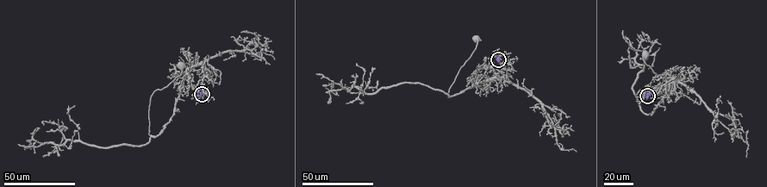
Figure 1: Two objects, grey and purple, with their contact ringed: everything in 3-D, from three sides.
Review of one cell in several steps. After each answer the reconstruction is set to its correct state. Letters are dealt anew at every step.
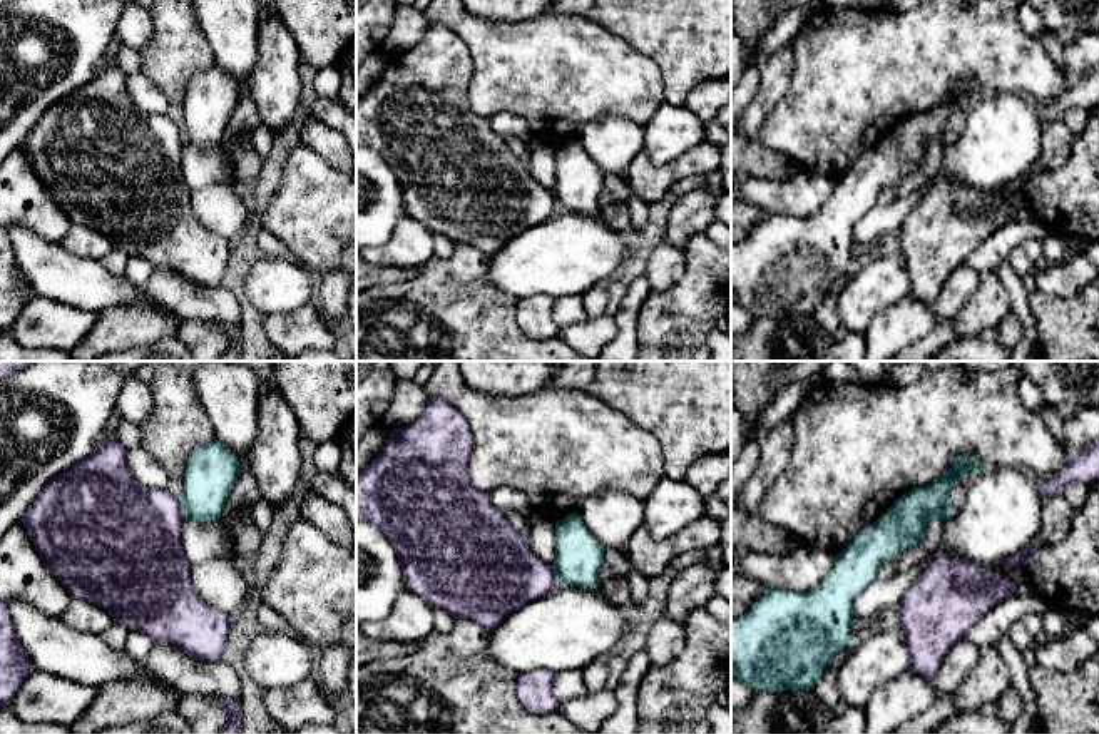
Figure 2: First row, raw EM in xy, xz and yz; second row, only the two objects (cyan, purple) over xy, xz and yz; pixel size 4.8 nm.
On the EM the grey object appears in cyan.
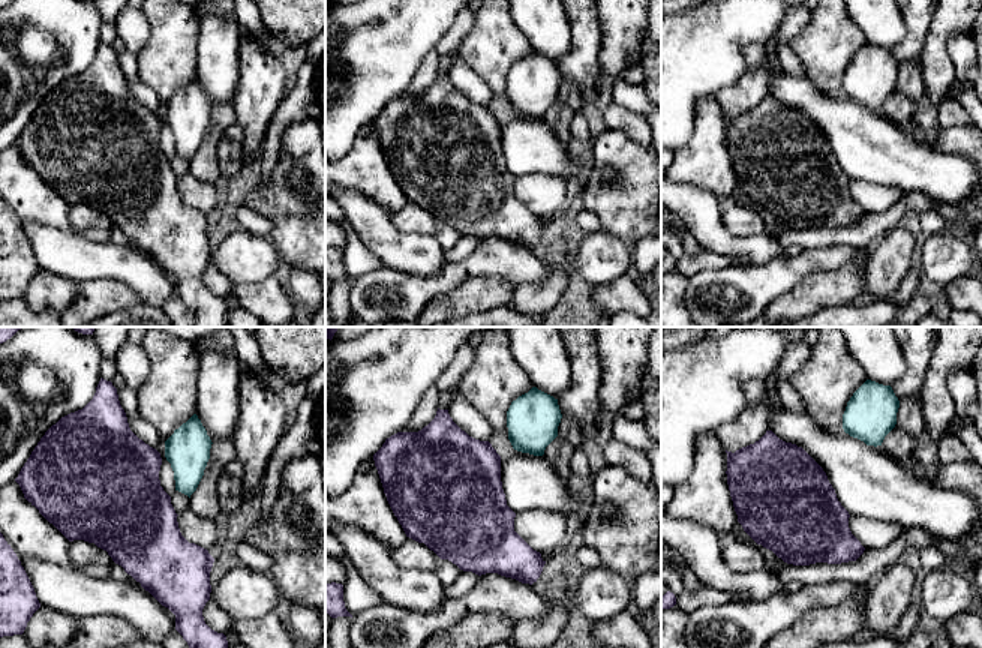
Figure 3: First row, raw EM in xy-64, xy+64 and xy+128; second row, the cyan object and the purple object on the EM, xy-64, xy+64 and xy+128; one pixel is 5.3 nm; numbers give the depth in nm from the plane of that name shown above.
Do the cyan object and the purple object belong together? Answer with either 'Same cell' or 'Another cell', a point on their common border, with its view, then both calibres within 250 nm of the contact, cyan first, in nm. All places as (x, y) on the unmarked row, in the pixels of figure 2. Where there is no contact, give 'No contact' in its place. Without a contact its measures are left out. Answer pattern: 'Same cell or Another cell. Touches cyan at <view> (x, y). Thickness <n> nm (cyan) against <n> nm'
Another cell. Touches cyan at xy (183, 134). Thickness 260 nm (cyan) against 440 nm

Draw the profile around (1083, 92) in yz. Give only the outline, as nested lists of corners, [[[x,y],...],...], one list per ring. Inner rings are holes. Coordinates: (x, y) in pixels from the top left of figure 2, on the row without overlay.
[[[1099,67],[1069,82],[1066,90],[1047,102],[1039,114],[1040,124],[1062,122],[1071,109],[1094,109],[1099,105]]]

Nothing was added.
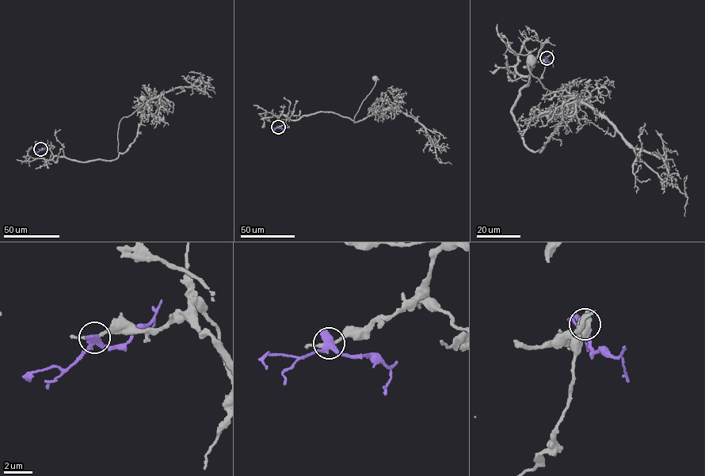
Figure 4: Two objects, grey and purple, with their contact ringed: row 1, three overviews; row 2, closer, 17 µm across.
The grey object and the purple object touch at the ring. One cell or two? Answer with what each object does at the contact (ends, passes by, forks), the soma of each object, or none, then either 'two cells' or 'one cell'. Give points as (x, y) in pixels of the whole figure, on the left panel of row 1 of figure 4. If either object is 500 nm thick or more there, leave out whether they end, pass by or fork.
grey passes by; purple passes by; cell body of grey at (142, 97); no cell body on purple; two cells

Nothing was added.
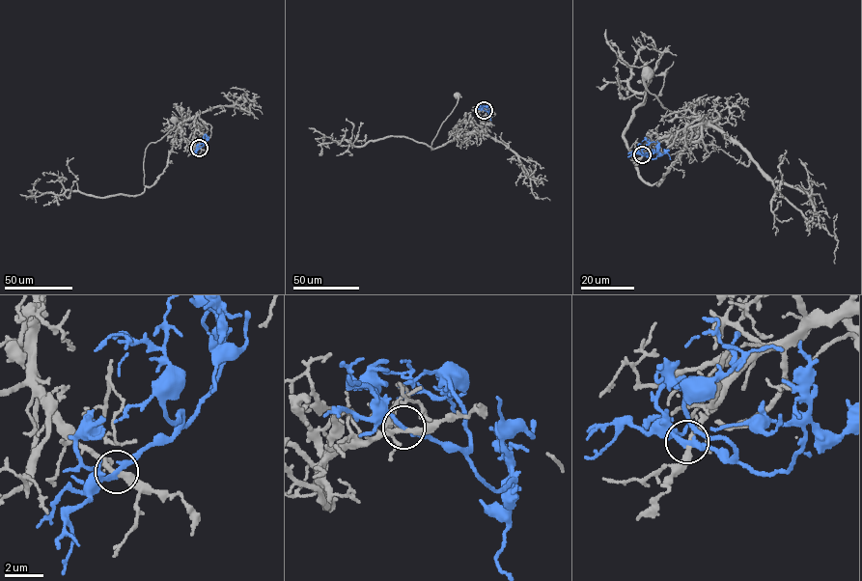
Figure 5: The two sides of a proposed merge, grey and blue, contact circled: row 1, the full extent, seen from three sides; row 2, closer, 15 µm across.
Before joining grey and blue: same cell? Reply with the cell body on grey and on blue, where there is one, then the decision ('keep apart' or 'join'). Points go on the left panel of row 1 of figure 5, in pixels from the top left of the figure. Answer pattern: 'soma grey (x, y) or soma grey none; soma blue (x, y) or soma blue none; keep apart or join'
soma grey (174, 119); soma blue none; keep apart

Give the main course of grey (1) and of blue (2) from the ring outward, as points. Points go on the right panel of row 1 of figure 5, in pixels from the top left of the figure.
1: (642, 154), (653, 141), (707, 124), (658, 185), (685, 144), (688, 117), (650, 93), (648, 71)
2: (642, 154), (653, 159), (667, 153), (671, 159)

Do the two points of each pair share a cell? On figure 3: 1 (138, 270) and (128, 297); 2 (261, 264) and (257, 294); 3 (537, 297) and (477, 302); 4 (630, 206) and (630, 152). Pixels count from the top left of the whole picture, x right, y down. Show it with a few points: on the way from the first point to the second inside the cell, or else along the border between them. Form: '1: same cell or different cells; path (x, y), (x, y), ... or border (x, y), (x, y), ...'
1: different cells; border (96, 279), (120, 281), (141, 302)
2: different cells; border (273, 275), (234, 287)
3: different cells; border (516, 288), (508, 305)
4: same cell; path (630, 192), (630, 165)

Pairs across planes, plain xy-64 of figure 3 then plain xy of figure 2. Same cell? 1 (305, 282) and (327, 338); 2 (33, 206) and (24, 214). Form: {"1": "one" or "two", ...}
{"1": "two", "2": "one"}

